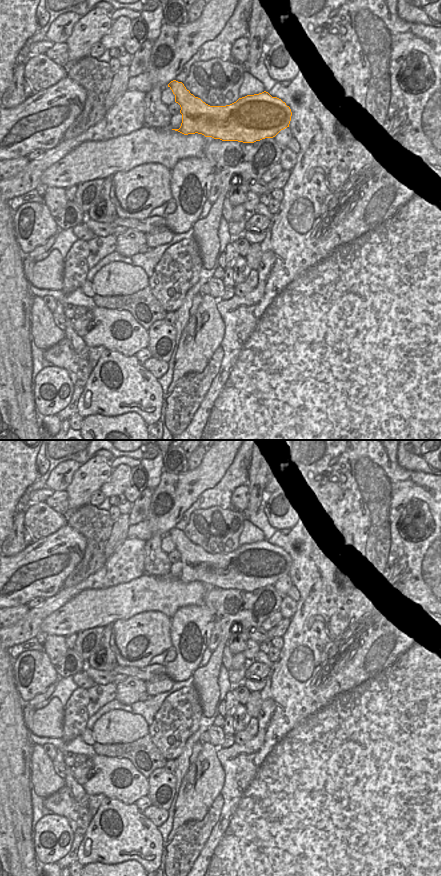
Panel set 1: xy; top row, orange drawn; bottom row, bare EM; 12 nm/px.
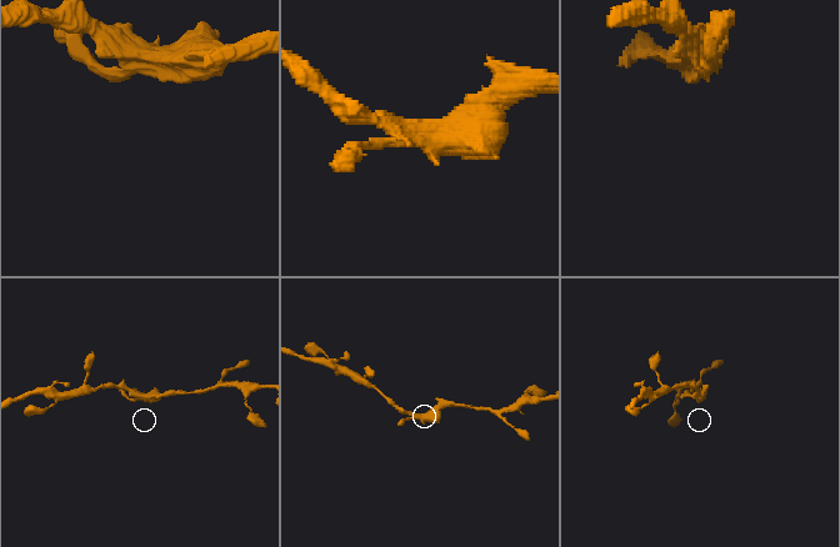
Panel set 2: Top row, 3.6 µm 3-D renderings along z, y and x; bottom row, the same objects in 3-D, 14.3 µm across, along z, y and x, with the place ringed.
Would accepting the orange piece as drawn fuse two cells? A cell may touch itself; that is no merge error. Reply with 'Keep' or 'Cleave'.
Cleave.

